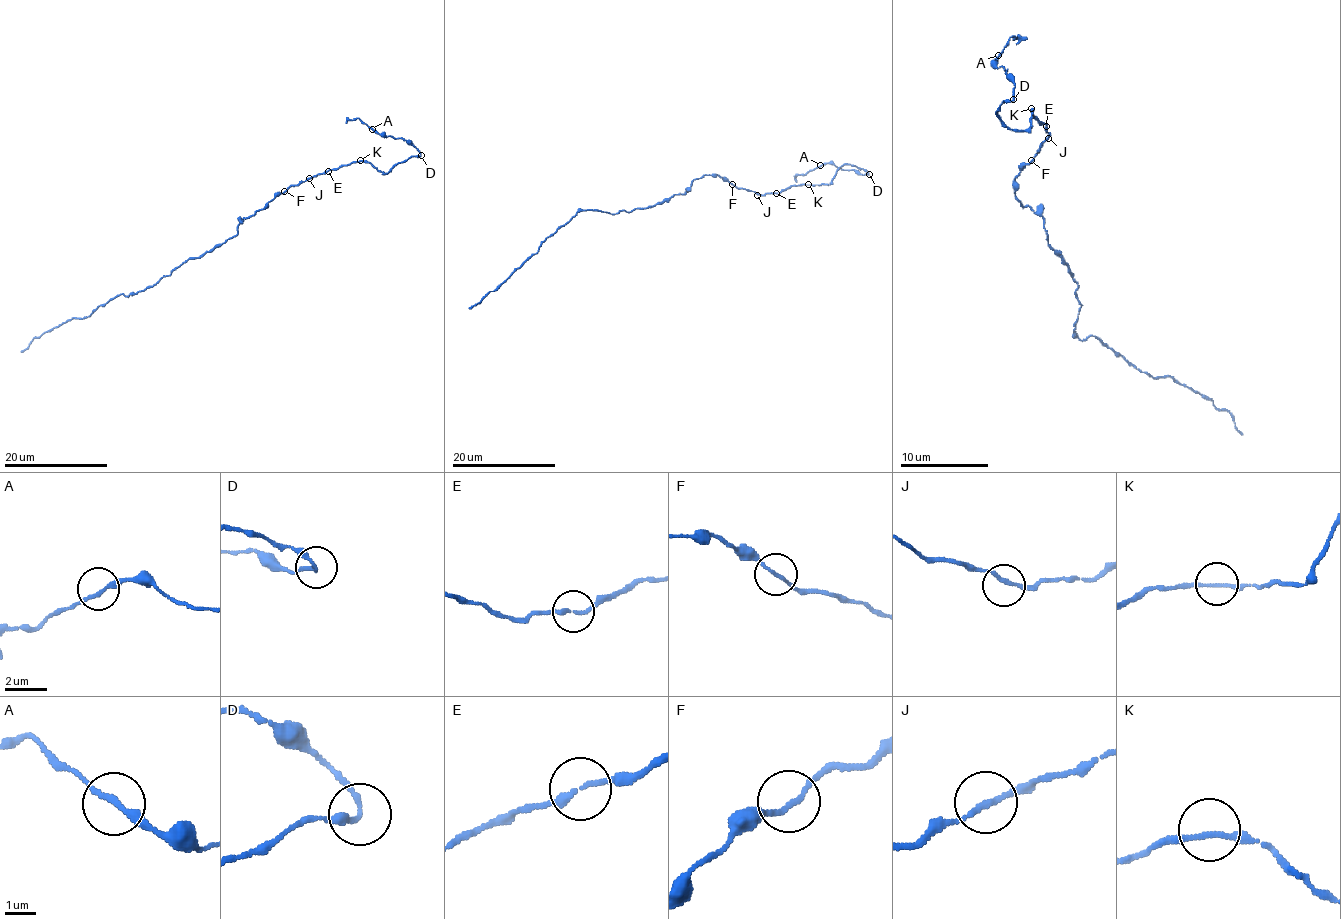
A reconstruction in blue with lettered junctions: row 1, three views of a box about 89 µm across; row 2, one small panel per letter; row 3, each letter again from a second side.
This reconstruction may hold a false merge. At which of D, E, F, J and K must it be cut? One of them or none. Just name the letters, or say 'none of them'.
D

